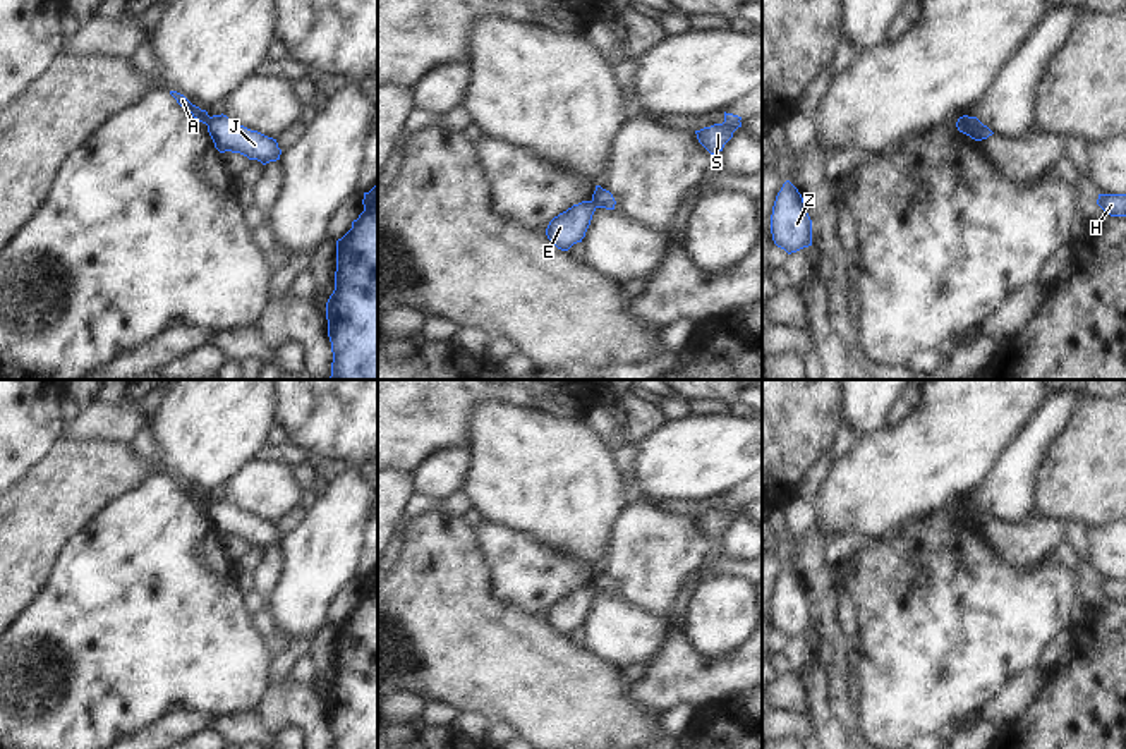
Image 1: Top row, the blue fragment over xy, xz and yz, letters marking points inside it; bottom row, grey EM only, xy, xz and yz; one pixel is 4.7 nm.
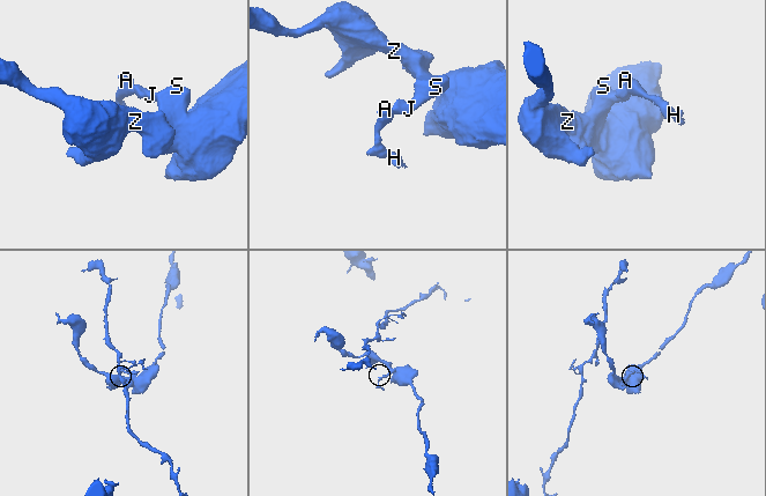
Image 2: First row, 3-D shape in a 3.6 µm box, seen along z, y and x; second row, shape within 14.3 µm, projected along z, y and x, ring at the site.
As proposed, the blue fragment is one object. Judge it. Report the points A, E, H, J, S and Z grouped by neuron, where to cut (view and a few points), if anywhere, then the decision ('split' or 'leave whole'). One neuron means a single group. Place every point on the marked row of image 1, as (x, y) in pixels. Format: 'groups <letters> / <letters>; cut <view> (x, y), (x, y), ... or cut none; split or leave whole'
groups A E H / J S Z; cut yz (968, 117), (982, 138); split

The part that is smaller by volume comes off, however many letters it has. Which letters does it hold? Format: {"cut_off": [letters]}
{"cut_off": ["A", "E", "H"]}

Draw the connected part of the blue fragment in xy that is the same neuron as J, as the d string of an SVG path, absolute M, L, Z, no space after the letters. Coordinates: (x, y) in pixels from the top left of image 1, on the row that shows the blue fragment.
M213 115L208 120L208 132L220 153L232 151L257 160L263 165L280 160L282 149L276 139L251 131L227 115Z

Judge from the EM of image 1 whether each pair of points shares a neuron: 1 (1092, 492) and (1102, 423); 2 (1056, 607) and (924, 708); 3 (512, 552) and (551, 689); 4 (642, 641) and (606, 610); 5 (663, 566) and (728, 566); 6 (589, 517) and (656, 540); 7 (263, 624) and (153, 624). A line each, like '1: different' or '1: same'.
1: same
2: same
3: different
4: same
5: different
6: different
7: different

